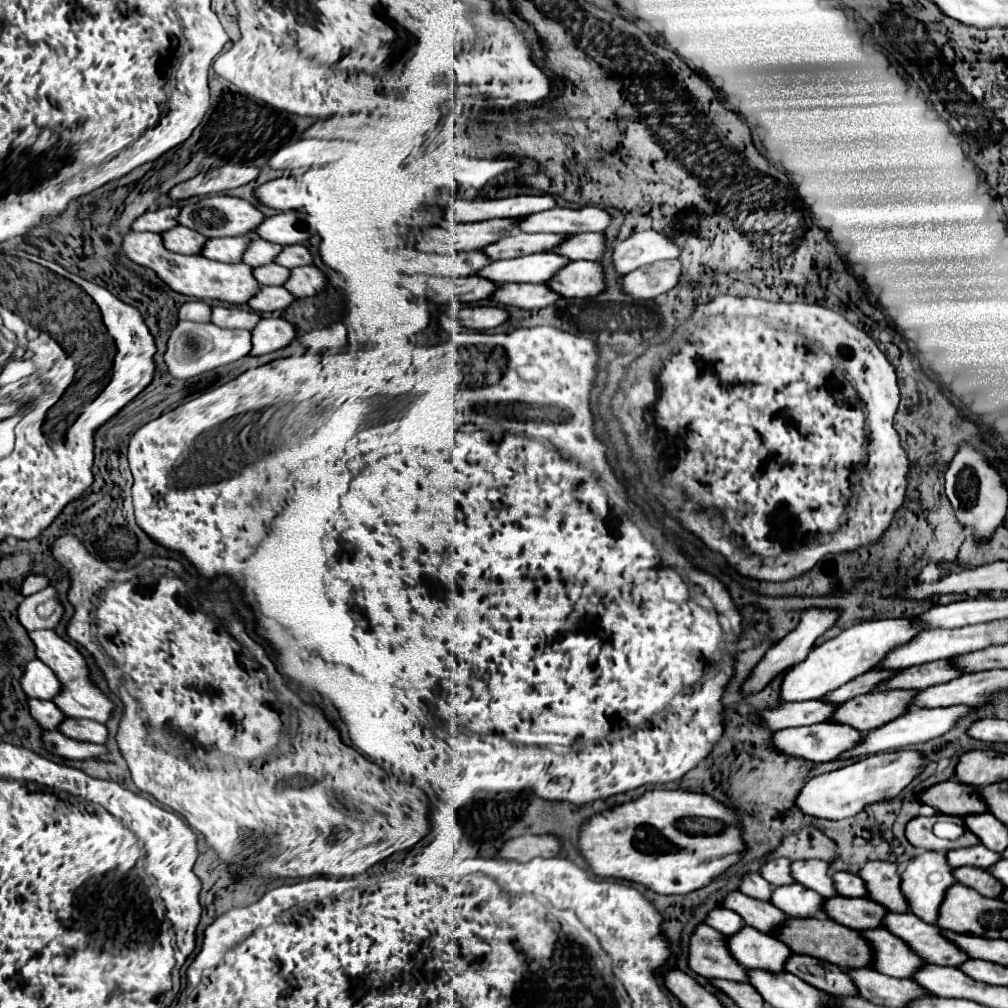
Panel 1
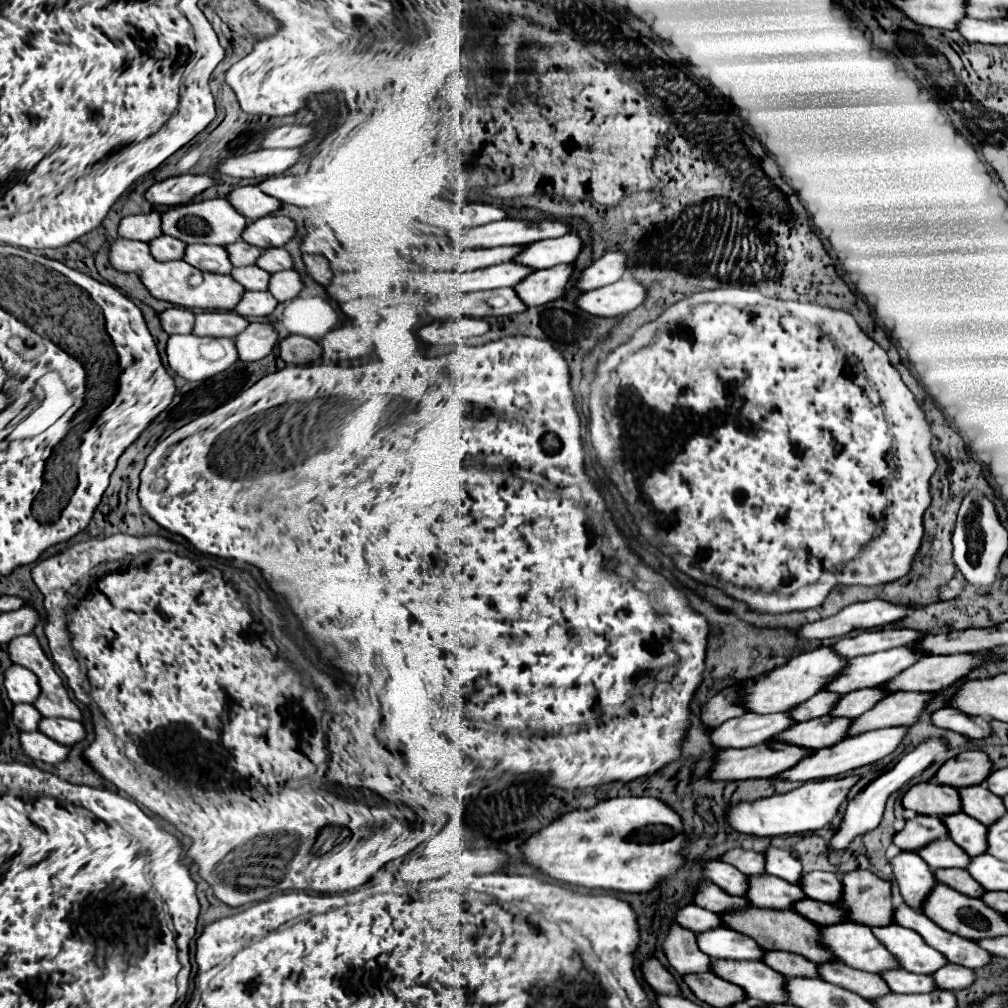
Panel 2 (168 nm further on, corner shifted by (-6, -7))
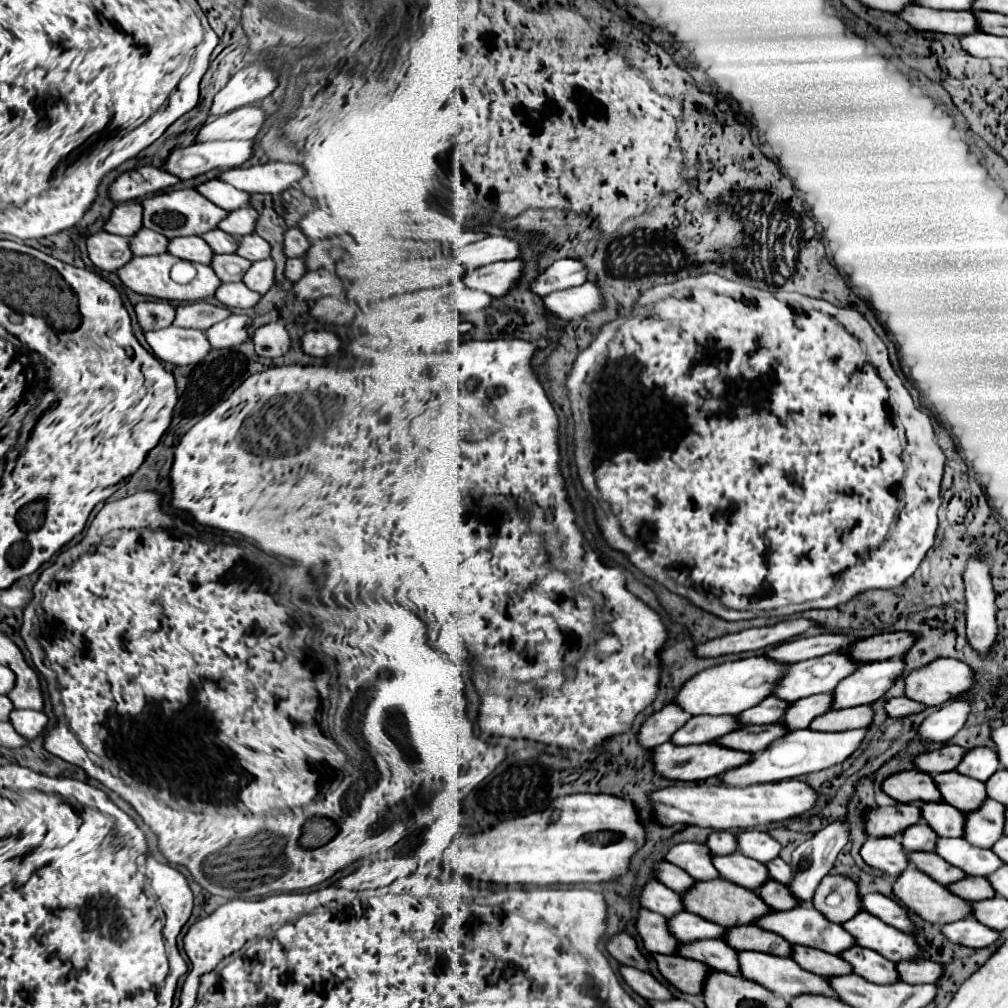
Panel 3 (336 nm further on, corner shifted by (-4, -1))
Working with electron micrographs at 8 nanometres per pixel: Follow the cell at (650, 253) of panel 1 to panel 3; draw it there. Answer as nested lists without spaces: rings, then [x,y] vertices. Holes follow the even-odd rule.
[[[566,258],[558,260],[552,266],[548,266],[538,278],[532,290],[540,292],[540,296],[546,296],[556,290],[566,290],[572,286],[580,286],[588,280],[588,266],[582,260]]]

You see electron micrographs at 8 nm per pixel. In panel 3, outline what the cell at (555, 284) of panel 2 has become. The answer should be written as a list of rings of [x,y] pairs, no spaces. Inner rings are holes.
[[[522,260],[494,262],[488,266],[476,268],[472,274],[468,274],[468,278],[464,278],[464,284],[474,290],[484,290],[486,294],[490,294],[494,298],[502,298],[512,288],[518,286],[522,274],[524,274]]]

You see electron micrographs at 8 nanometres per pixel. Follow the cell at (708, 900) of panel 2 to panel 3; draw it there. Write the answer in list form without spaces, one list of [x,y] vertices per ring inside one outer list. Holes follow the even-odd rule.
[[[670,862],[656,864],[656,878],[678,894],[686,894],[696,884],[696,880],[686,870],[682,870]]]

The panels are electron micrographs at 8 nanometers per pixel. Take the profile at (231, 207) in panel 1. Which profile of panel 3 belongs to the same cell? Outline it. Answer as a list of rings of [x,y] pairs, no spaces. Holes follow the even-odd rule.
[[[172,190],[166,194],[158,194],[158,196],[146,198],[142,206],[144,206],[144,226],[164,234],[166,238],[206,234],[210,230],[216,230],[218,224],[228,216],[224,208],[212,204],[208,198],[204,198],[196,190]]]

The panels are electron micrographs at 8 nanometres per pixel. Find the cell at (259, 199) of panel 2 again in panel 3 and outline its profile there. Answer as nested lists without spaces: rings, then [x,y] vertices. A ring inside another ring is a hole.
[[[210,180],[210,182],[204,182],[196,188],[200,194],[204,194],[210,202],[214,202],[216,206],[232,212],[232,210],[238,210],[238,208],[244,208],[250,204],[250,194],[248,192],[242,192],[222,180]]]

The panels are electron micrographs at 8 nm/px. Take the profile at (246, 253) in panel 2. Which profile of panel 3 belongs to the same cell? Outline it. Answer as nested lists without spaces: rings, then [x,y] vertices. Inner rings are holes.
[[[210,230],[208,234],[202,236],[216,254],[234,254],[240,246],[240,238],[238,236],[232,236],[232,234],[226,234],[222,230]]]

